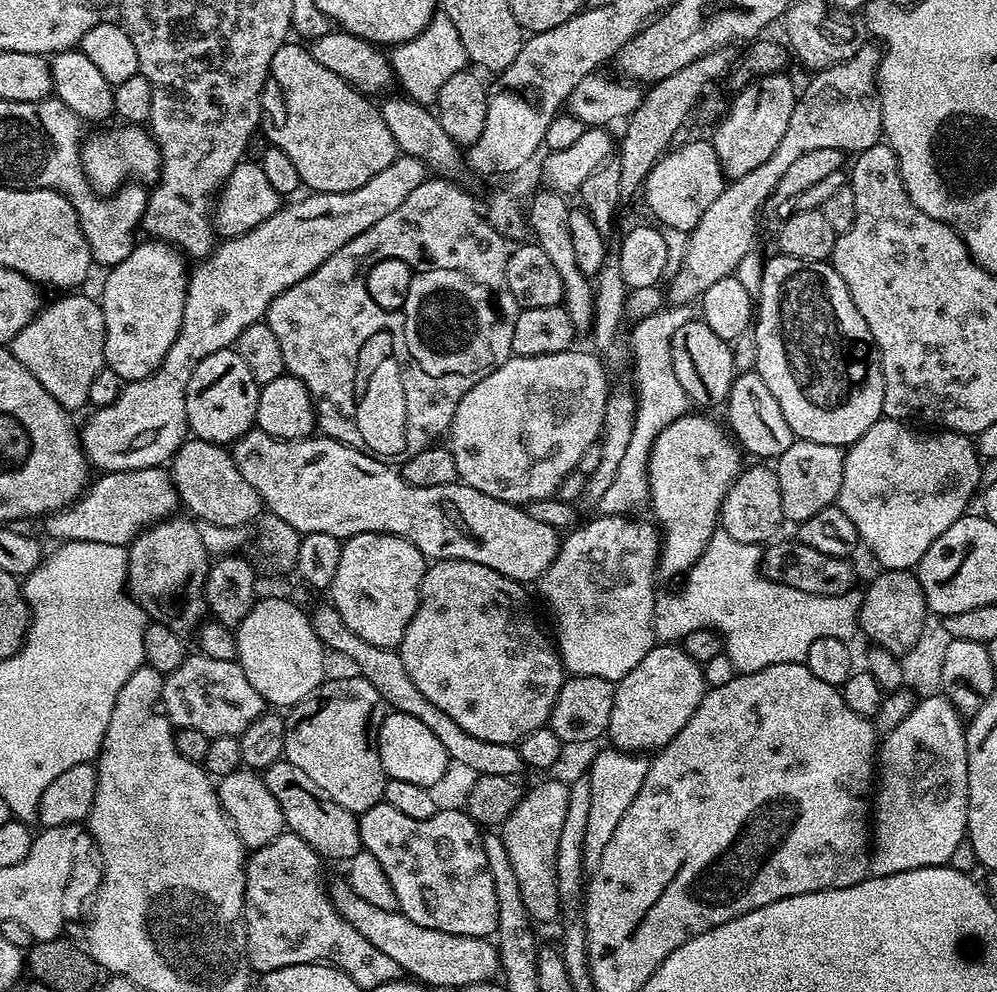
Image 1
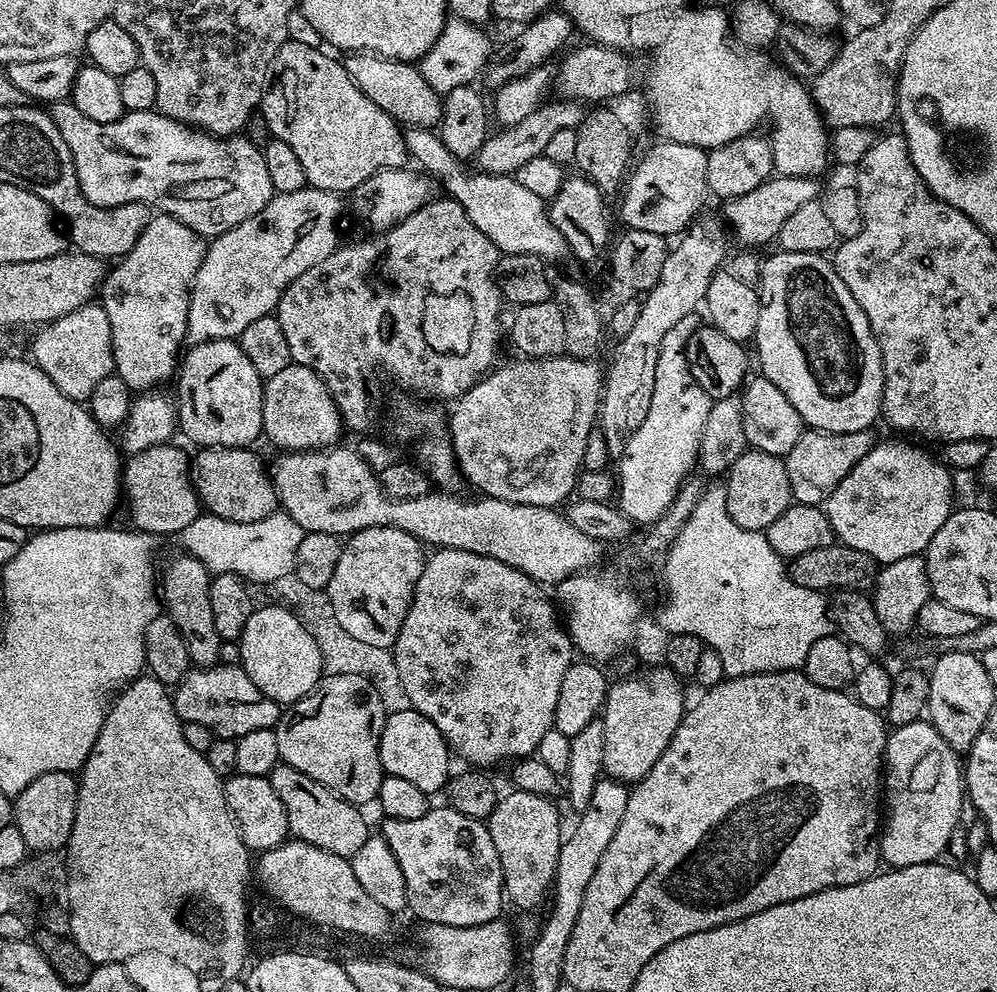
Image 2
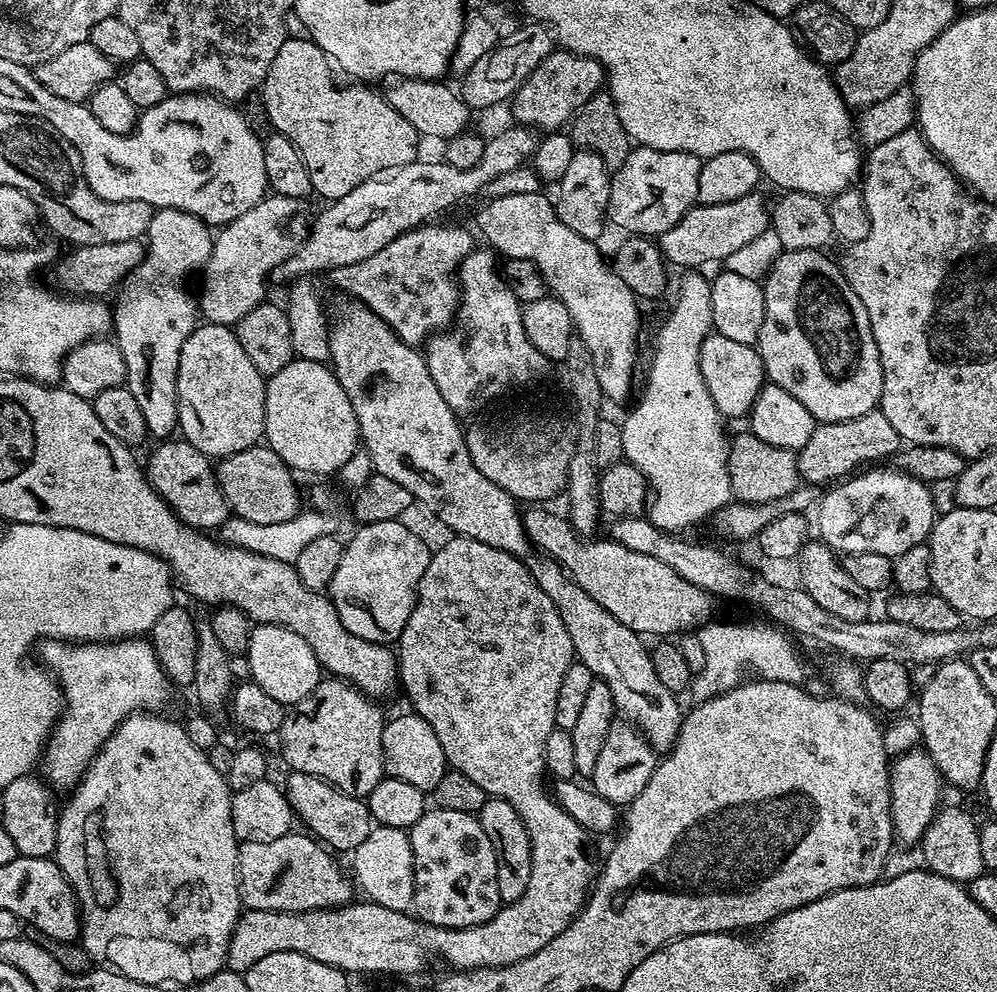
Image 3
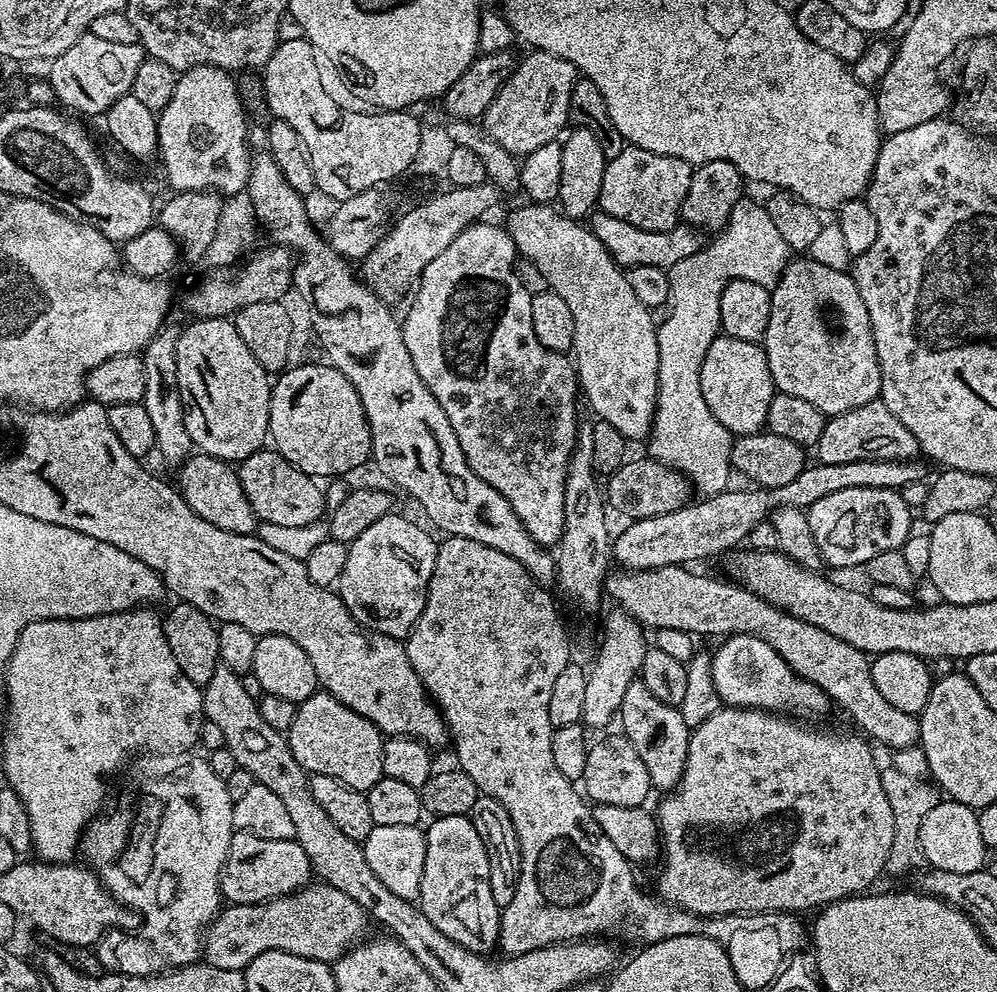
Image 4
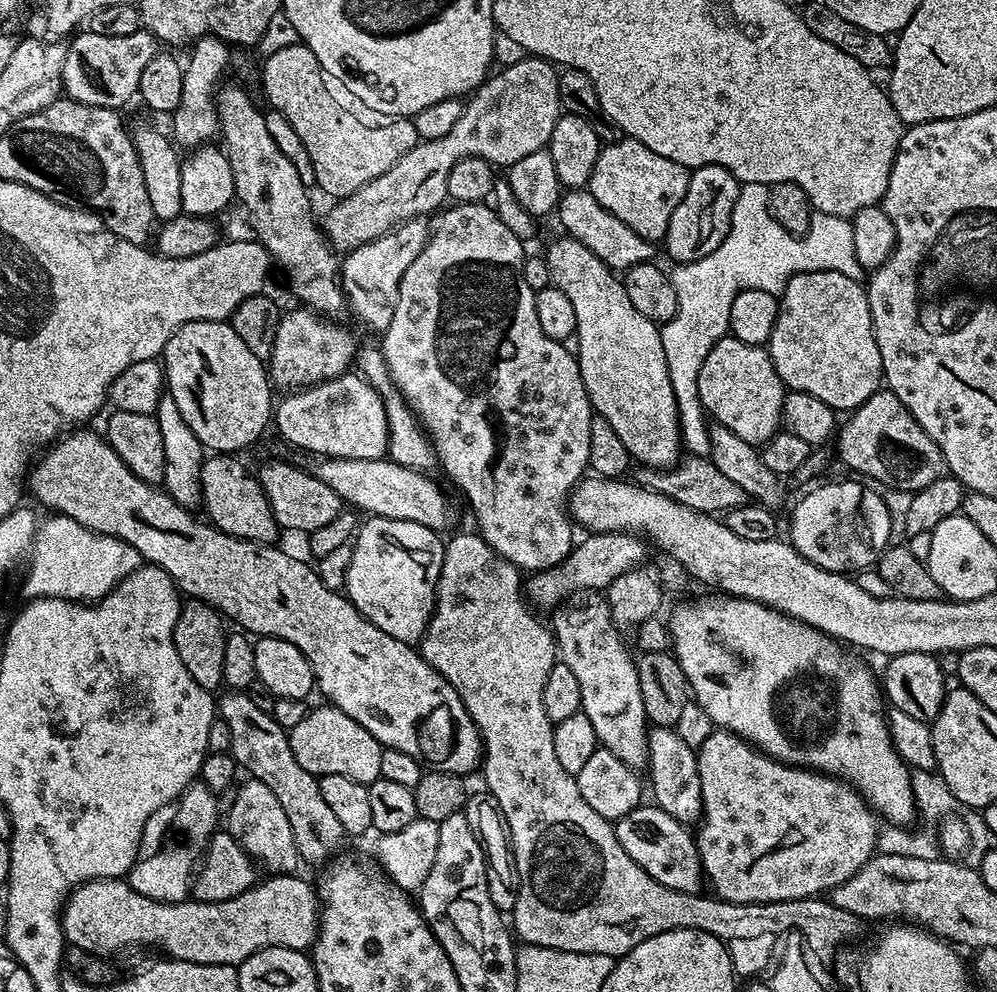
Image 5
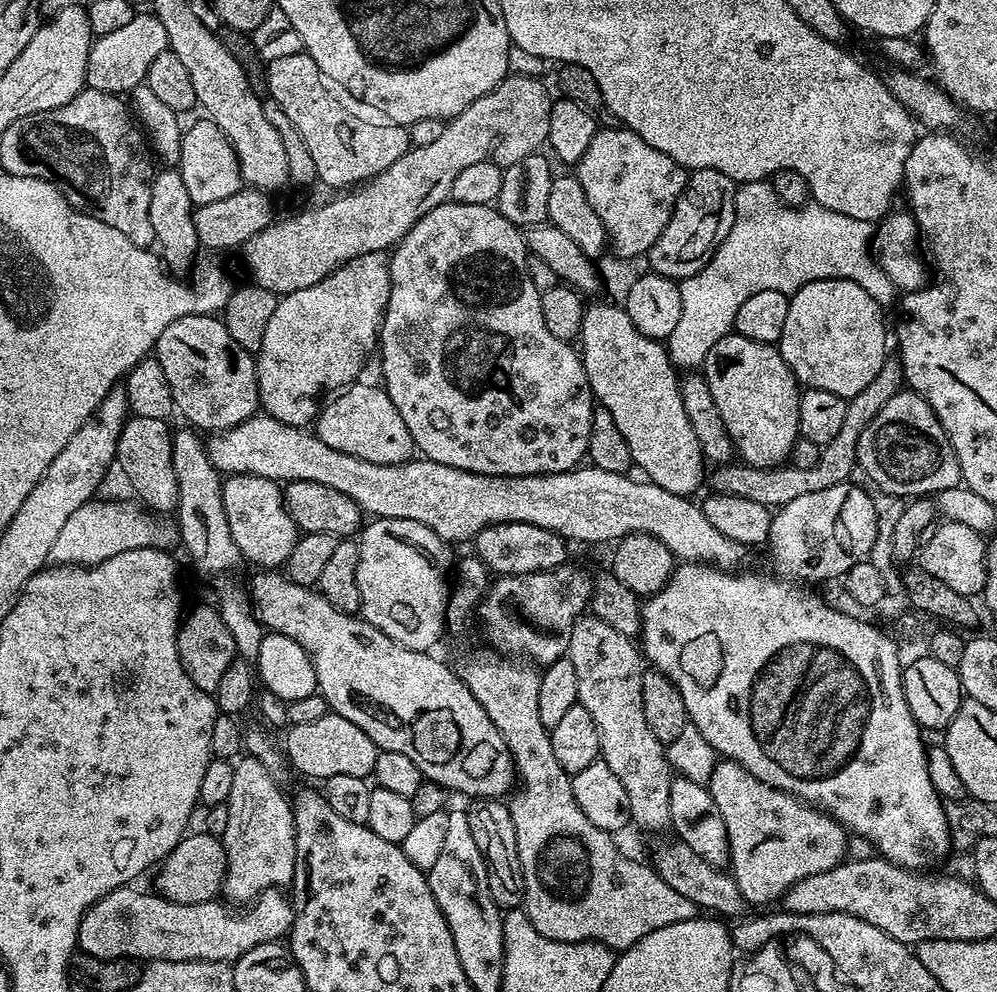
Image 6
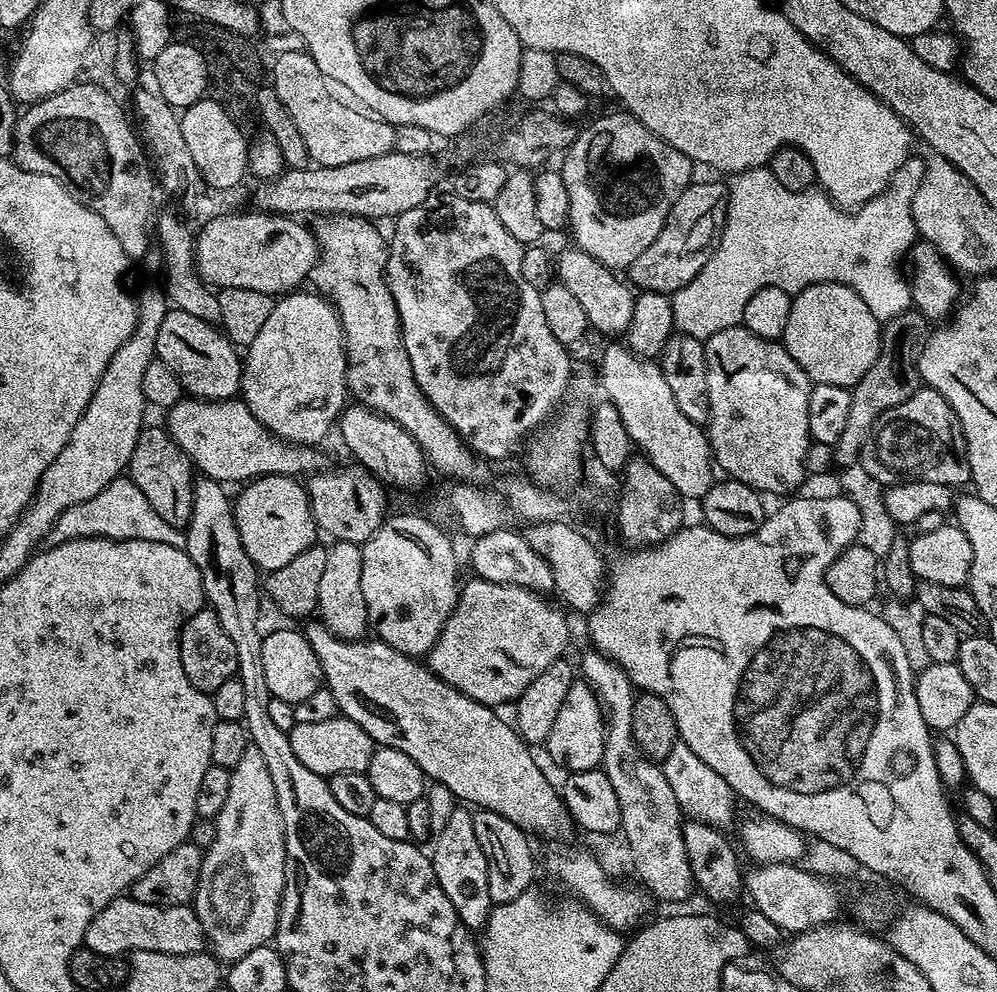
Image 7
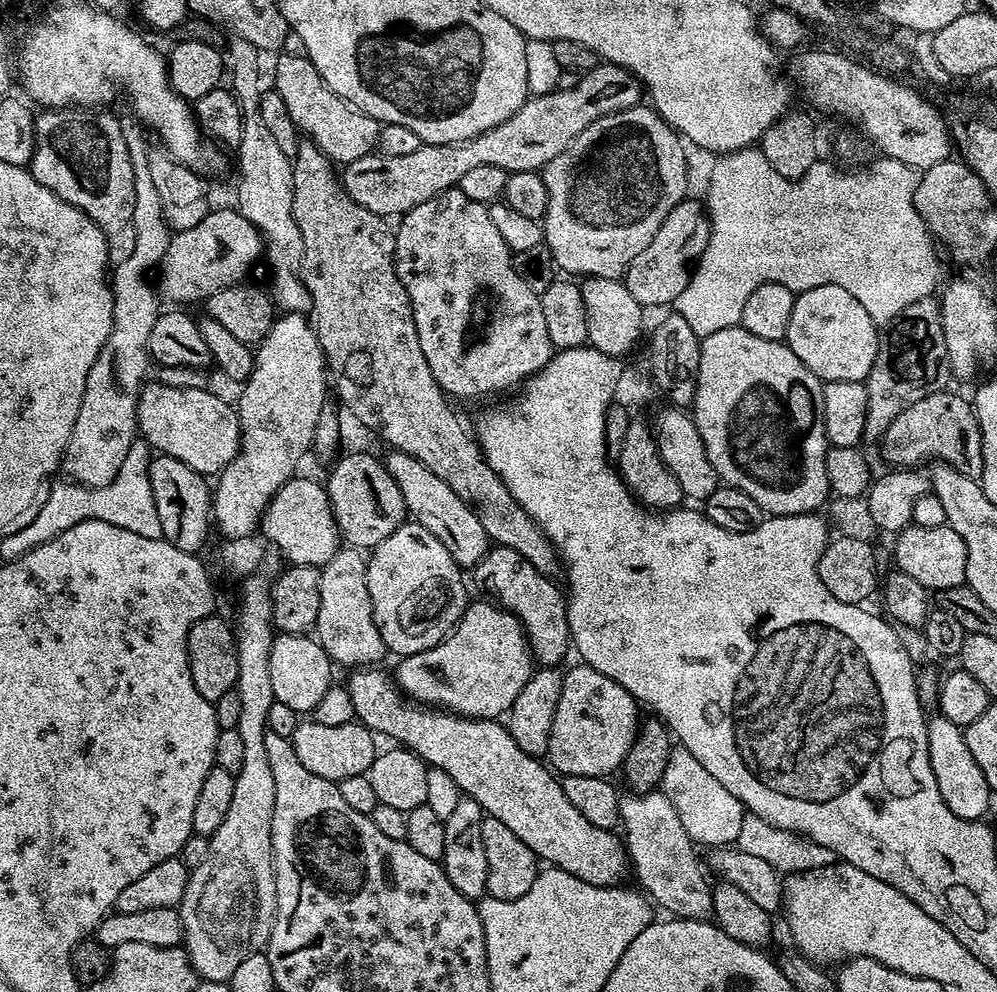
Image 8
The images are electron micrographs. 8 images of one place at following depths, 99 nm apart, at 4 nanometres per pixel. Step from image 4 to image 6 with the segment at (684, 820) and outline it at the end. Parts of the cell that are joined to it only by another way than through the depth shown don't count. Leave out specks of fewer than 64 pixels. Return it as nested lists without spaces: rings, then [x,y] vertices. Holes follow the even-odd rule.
[[[721,759],[714,766],[706,787],[718,806],[718,814],[722,814],[722,822],[726,822],[726,834],[730,842],[730,874],[738,882],[738,890],[749,905],[779,901],[788,889],[802,882],[802,878],[810,878],[810,874],[822,874],[824,870],[838,866],[845,859],[844,851],[848,848],[850,836],[839,821],[827,812],[805,804],[789,792],[766,786],[766,782],[754,778],[754,774],[750,774],[738,762]]]

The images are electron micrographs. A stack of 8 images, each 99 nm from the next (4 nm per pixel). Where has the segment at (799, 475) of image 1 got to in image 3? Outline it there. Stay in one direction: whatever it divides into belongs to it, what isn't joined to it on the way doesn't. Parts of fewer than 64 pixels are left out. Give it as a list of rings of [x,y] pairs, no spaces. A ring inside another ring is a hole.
[[[878,410],[862,414],[862,418],[850,418],[846,422],[817,423],[814,434],[810,434],[810,442],[806,442],[806,446],[796,453],[800,479],[808,486],[828,486],[851,477],[865,466],[887,461],[884,460],[887,456],[888,459],[895,457],[901,447],[898,430],[894,430],[886,414]]]

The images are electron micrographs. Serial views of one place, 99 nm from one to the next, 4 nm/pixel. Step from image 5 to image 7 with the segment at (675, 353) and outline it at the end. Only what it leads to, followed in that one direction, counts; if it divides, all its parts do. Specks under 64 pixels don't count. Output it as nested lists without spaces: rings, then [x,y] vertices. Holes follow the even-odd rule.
[[[909,156],[886,190],[855,210],[838,207],[827,192],[815,187],[807,188],[805,192],[786,190],[768,166],[735,173],[727,181],[728,213],[714,254],[710,254],[706,266],[702,266],[686,286],[671,293],[675,331],[705,341],[718,334],[718,330],[737,327],[743,321],[748,299],[766,286],[778,286],[795,294],[815,284],[841,284],[852,288],[854,294],[870,306],[870,314],[881,322],[893,320],[898,314],[909,311],[913,302],[902,271],[902,261],[918,236],[912,217],[912,199],[918,190],[918,182],[922,182],[925,165],[918,156]]]

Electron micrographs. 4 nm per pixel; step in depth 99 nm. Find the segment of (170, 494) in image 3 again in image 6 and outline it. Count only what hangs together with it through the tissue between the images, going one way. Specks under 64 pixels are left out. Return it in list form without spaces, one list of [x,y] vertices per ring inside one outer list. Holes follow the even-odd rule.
[[[229,475],[222,483],[222,506],[226,508],[226,523],[238,546],[241,557],[260,570],[276,570],[287,565],[298,539],[294,518],[284,504],[281,485],[275,480],[257,476]]]

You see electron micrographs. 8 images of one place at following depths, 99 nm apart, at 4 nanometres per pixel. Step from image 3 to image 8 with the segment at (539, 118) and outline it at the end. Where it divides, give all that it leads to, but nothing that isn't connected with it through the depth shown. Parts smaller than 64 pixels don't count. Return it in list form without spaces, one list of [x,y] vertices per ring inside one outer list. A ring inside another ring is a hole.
[[[223,208],[218,210],[214,214],[206,214],[206,218],[202,218],[202,222],[198,222],[198,226],[190,226],[190,230],[182,230],[181,232],[175,233],[171,237],[169,242],[169,249],[166,250],[164,259],[158,265],[158,273],[160,272],[160,284],[158,283],[158,295],[161,301],[167,302],[169,300],[169,305],[172,306],[188,306],[184,304],[196,304],[199,302],[206,302],[214,294],[218,294],[218,290],[226,290],[226,286],[234,286],[235,284],[241,283],[245,279],[244,276],[252,267],[256,264],[256,259],[261,259],[262,253],[264,251],[264,237],[260,235],[260,231],[252,225],[252,223],[236,208]]]

